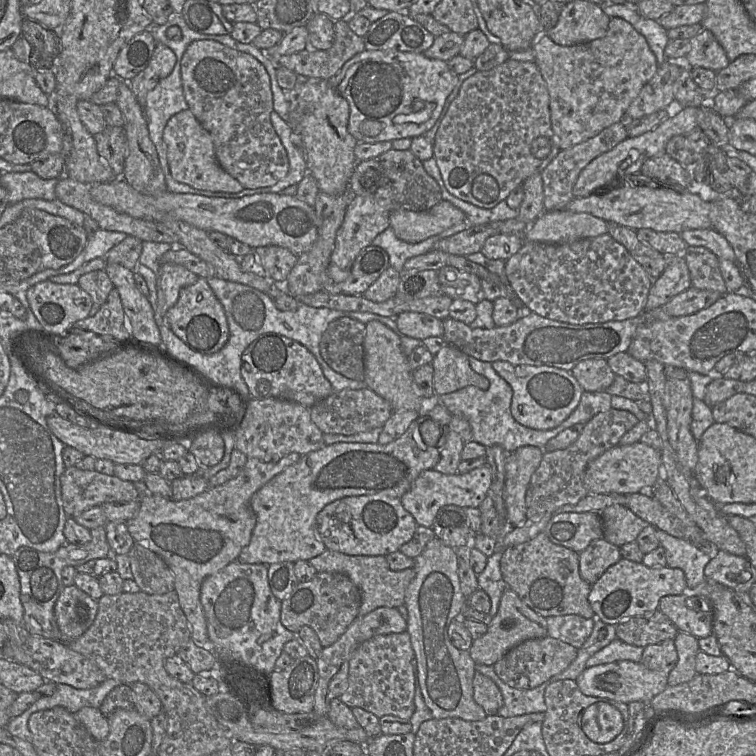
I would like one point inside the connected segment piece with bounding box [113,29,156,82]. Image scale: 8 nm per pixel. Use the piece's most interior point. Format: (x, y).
(133, 58)

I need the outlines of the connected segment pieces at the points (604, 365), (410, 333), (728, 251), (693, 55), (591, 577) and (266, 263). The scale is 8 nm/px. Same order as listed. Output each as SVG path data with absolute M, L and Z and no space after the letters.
M588 359L579 362L571 371L584 391L605 391L614 381L615 374L605 359Z
M405 311L395 317L401 335L424 340L428 337L442 337L443 321L434 316Z
M693 229L680 233L688 246L702 246L710 250L719 259L736 262L736 255L727 239L715 229Z
M703 29L690 39L690 43L690 51L682 61L684 66L702 67L718 72L730 63L725 50L709 30Z
M599 538L579 553L579 572L589 584L595 583L611 565L622 558L620 548Z
M270 245L253 249L267 276L274 283L284 285L298 256L281 246Z

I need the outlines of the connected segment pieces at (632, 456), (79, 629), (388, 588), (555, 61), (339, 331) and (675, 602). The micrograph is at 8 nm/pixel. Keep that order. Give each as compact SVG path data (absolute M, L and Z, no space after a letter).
M639 441L616 445L592 460L584 474L584 485L593 494L632 494L649 491L662 478L661 451Z
M75 584L64 586L54 605L54 616L62 641L78 638L92 625L98 602Z
M326 549L322 554L310 559L308 563L318 573L344 574L359 588L362 599L357 618L362 618L379 607L397 608L403 606L406 589L415 577L414 568L401 571L391 570L385 556L346 555Z
M611 18L607 34L591 42L561 46L548 33L533 39L534 62L547 85L551 127L561 150L584 142L625 119L632 101L659 65L646 39L626 20Z
M350 317L332 321L321 336L320 352L325 362L344 377L364 381L366 325Z
M686 594L664 596L659 601L659 610L664 613L678 631L696 638L705 638L713 633L712 611L691 609L686 605Z

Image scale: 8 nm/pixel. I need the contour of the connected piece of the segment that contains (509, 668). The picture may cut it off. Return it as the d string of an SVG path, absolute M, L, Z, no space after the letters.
M556 638L524 641L508 651L493 667L498 677L510 687L530 690L563 672L577 657L578 649Z

